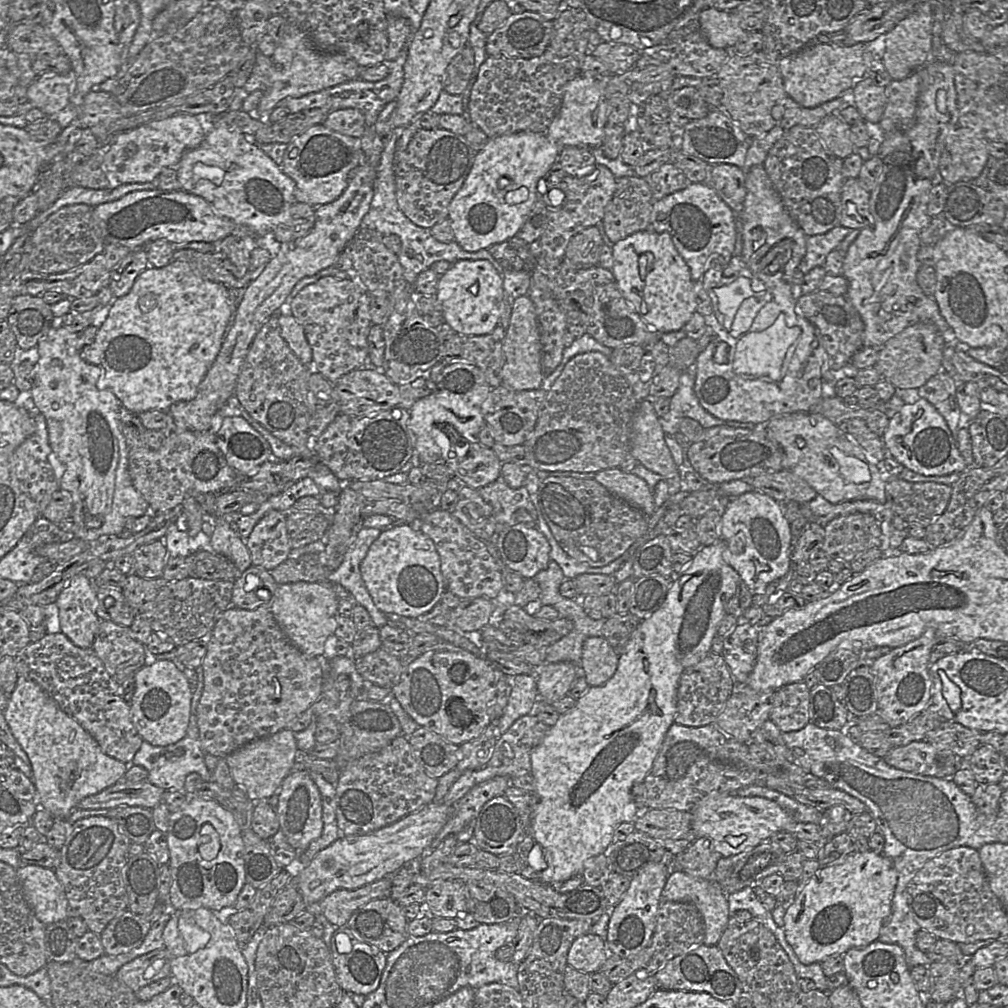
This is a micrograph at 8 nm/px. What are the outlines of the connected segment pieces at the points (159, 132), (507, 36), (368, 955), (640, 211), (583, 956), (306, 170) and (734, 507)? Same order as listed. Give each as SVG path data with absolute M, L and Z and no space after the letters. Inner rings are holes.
M183 113L162 120L152 120L117 134L104 155L103 167L122 184L151 182L164 168L177 165L186 151L197 148L205 136L195 115Z
M512 13L487 38L486 52L492 57L530 58L544 53L553 33L553 22L539 13Z
M347 925L338 927L334 931L329 950L332 956L336 980L344 992L366 996L377 989L386 965L386 953L358 940Z
M637 175L618 178L616 191L605 208L602 220L605 232L609 239L613 243L616 243L633 233L650 229L650 217L654 202L647 178L642 178Z
M587 933L572 942L567 964L580 972L593 974L600 970L608 957L605 940L596 934Z
M316 124L287 143L280 169L295 182L294 198L316 208L336 200L348 183L349 172L361 164L359 140Z
M758 491L731 498L723 510L720 536L727 544L724 560L739 574L753 595L766 592L767 586L783 577L791 566L792 534L777 500Z

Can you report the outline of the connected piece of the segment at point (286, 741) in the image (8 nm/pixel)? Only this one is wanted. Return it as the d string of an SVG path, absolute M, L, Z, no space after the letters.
M284 728L277 733L253 740L225 757L236 785L241 786L248 798L256 803L267 801L280 789L283 780L293 770L297 756L294 732Z

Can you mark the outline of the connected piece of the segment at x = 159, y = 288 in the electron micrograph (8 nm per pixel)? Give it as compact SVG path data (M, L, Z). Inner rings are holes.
M171 261L162 268L148 267L125 296L112 301L93 343L81 350L81 357L103 368L107 388L126 410L136 415L150 410L168 411L172 404L196 397L200 383L221 349L233 316L230 289L204 278L189 263Z

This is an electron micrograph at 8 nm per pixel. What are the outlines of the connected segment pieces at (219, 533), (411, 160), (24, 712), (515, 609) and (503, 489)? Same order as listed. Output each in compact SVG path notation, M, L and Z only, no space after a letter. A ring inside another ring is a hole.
M223 516L217 517L214 533L211 536L211 549L231 560L240 572L252 565L246 543L230 528Z
M419 128L406 149L395 152L395 193L404 215L429 229L448 218L450 202L464 183L476 153L464 135L443 128Z
M18 676L3 714L30 760L38 805L55 819L66 819L81 800L124 779L129 764L105 754L96 740L35 681Z
M517 605L508 606L502 615L502 620L511 621L515 630L524 635L526 644L534 646L548 647L566 636L573 628L573 623L569 619L542 620Z
M500 475L494 482L478 489L478 492L492 506L498 527L517 524L514 513L519 509L527 510L534 522L538 522L538 511L524 486L511 488Z

